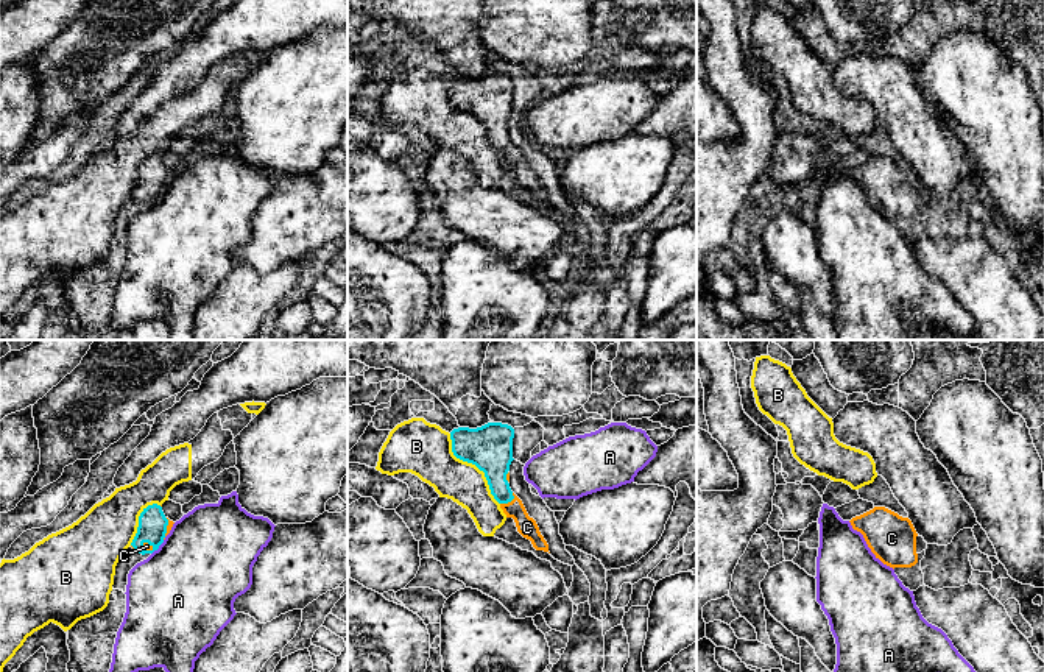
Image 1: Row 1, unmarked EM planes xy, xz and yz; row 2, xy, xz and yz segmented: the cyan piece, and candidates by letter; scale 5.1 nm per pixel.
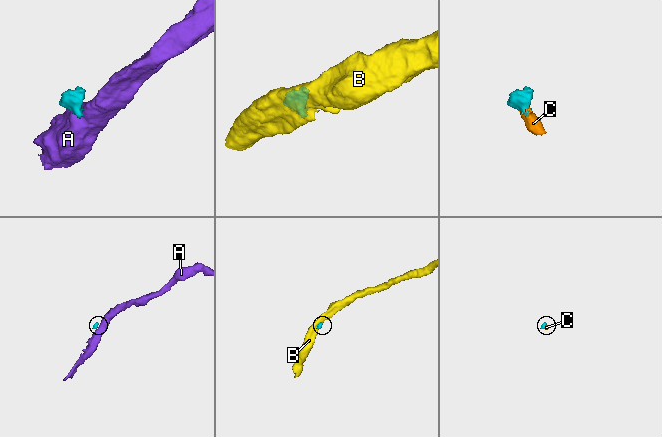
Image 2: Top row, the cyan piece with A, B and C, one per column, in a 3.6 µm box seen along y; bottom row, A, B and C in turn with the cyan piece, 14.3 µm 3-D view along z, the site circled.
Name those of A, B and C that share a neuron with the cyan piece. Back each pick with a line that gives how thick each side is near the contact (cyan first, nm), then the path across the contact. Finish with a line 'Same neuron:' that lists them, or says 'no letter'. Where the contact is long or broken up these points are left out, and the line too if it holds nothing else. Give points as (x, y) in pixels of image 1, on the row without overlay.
C: 200 nm thick on the cyan side, 100 nm on the other; runs through xz (493, 106), (499, 139), (508, 152), (527, 178)
Same neuron: C

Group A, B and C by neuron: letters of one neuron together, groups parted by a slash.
A / B / C

